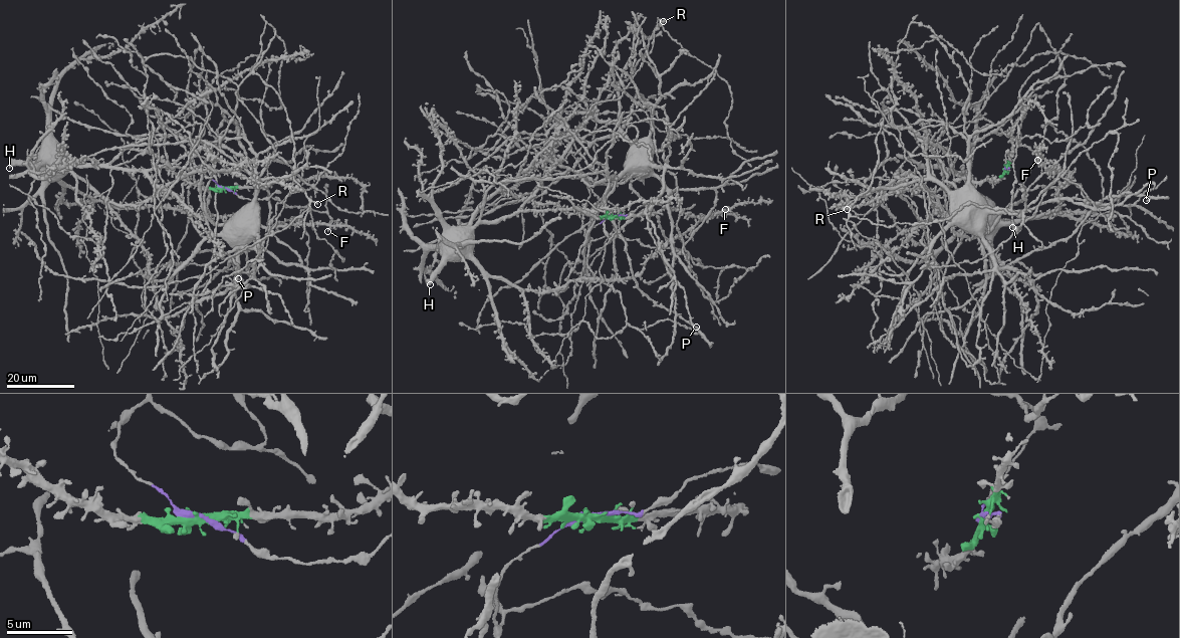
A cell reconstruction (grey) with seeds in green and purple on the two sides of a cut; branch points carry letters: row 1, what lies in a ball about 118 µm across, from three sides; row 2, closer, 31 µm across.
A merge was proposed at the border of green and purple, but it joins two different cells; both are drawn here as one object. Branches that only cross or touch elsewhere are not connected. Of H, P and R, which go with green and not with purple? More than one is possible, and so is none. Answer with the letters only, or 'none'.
H

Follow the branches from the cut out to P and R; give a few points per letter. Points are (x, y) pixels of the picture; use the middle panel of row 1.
P: (613, 216), (587, 234), (584, 263), (586, 238), (617, 176), (604, 200), (639, 289), (696, 326)
R: (613, 216), (590, 230), (587, 244), (584, 174), (554, 133), (565, 109), (606, 99), (631, 75), (664, 21)

